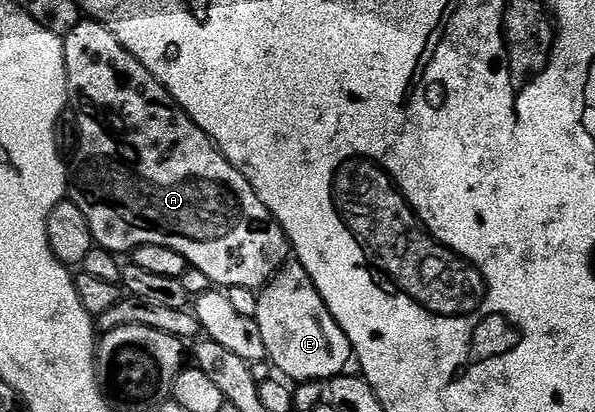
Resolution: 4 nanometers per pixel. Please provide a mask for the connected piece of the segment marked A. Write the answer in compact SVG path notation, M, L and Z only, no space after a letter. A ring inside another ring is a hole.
M90 18L80 19L79 24L62 37L62 41L69 108L70 111L75 111L75 120L79 123L79 136L77 135L77 147L73 157L75 165L72 163L69 168L69 199L77 206L77 210L81 210L81 214L85 214L85 222L89 222L89 230L96 245L116 254L130 254L141 246L169 246L169 250L177 250L177 254L181 254L181 258L185 258L190 267L201 270L201 274L207 275L212 285L220 289L226 290L233 286L262 289L263 285L268 284L280 268L288 263L293 249L283 227L273 218L261 198L257 198L251 183L223 157L215 143L184 114L178 102L159 85L157 78L149 74L149 70L145 70L145 66L141 66L141 62L137 62L137 58L133 58L133 54L129 54L129 50L125 50L125 46L121 46L121 42L117 42L117 38L109 34L109 30L105 30L105 26Z

